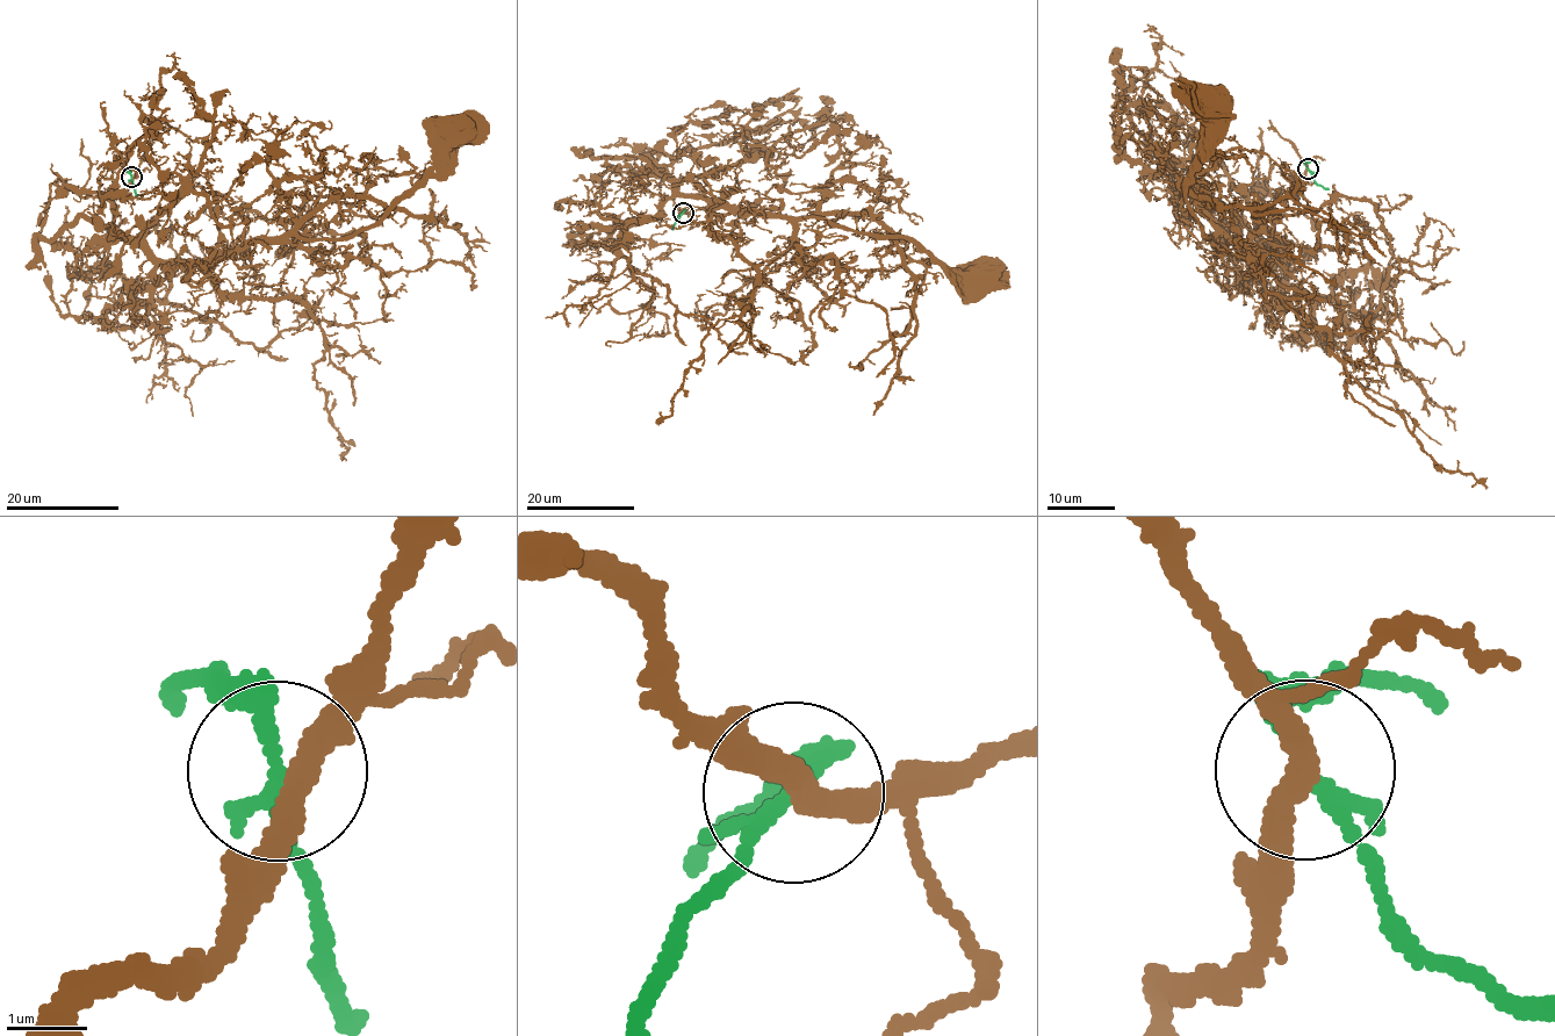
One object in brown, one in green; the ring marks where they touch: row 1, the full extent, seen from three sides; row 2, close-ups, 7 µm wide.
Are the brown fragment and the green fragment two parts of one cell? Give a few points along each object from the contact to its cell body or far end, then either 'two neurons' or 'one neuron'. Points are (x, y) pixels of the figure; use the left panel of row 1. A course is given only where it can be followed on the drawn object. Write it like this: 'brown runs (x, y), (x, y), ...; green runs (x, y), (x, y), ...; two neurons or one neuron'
brown runs (132, 177), (110, 198), (87, 192), (160, 260), (204, 260), (368, 230), (461, 138), (451, 134); green runs (131, 177), (137, 196); two neurons

